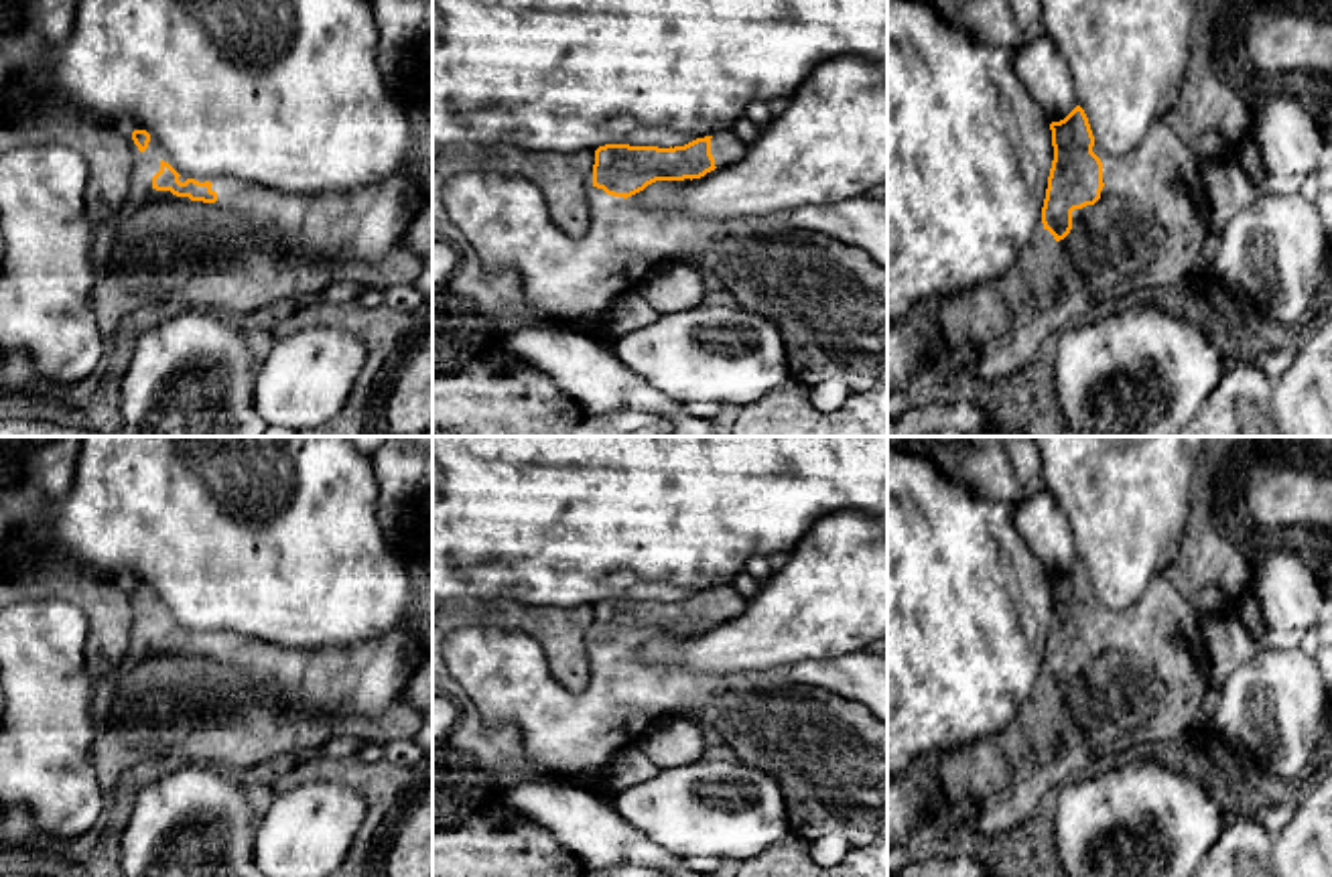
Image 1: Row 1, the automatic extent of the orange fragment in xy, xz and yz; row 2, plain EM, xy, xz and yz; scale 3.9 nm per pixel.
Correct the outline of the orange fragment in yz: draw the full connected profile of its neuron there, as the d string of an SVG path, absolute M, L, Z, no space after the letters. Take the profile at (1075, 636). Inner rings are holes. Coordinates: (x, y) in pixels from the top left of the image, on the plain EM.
M1080 560L1064 575L1052 577L1050 585L1054 615L1042 678L1056 696L1070 688L1072 666L1094 660L1105 642L1129 644L1170 686L1184 686L1208 674L1202 615L1168 572L1155 572L1135 605L1105 619L1092 607L1094 591Z

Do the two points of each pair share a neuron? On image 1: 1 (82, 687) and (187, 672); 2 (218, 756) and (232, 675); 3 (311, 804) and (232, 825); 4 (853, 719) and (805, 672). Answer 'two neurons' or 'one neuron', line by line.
1: two neurons
2: one neuron
3: two neurons
4: two neurons

